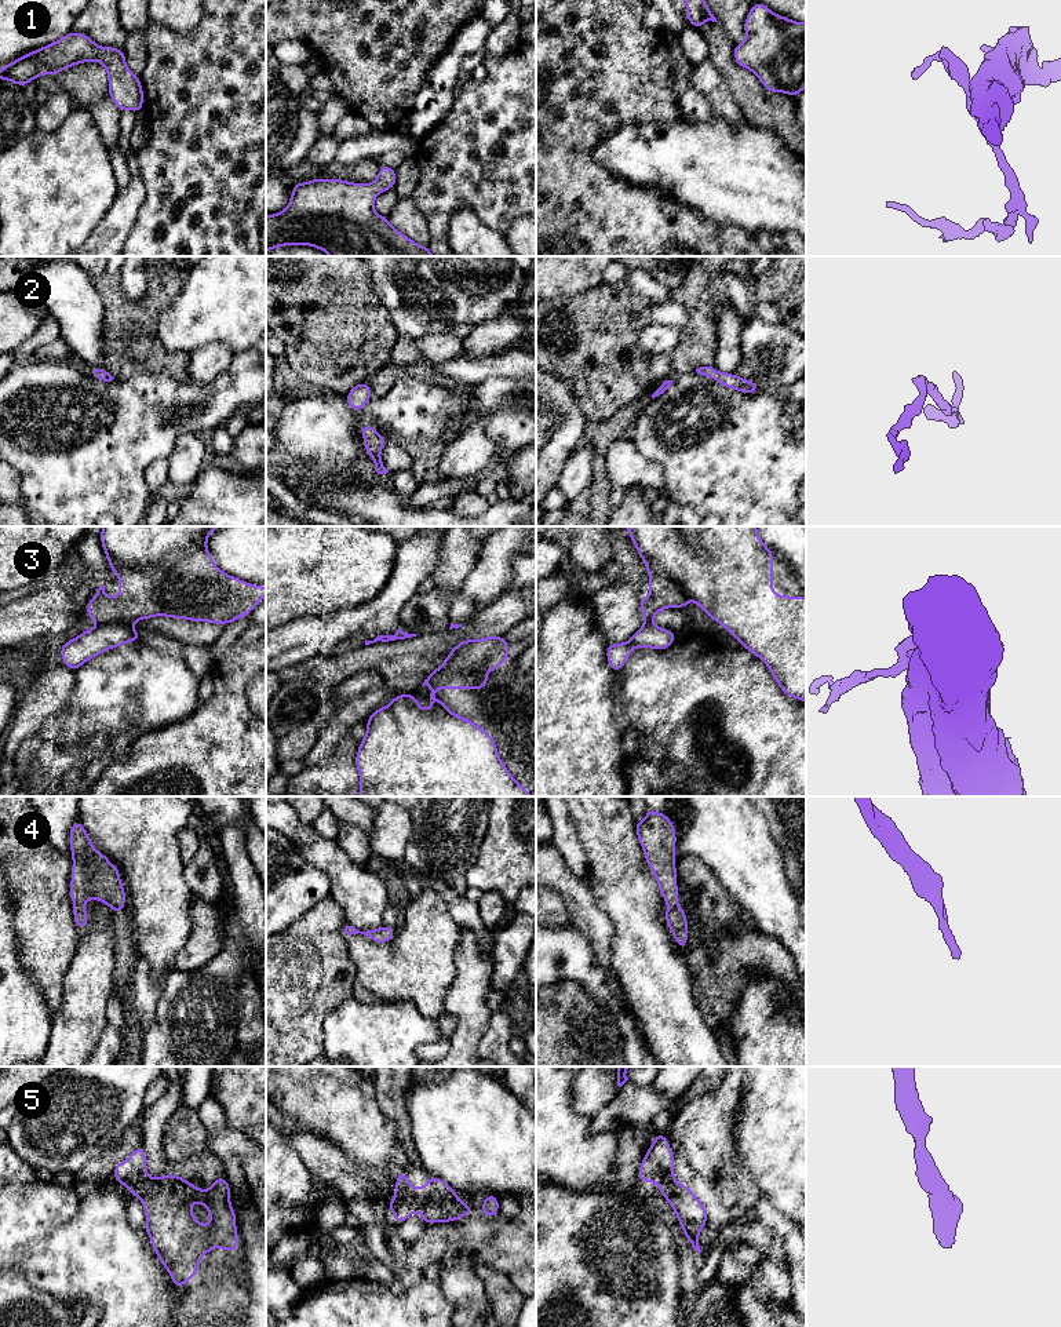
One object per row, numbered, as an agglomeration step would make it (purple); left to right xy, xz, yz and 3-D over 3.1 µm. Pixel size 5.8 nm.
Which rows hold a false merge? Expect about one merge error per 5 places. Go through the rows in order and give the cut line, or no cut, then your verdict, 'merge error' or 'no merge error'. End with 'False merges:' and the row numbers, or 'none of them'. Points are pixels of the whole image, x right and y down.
1: no cut | no merge error
2: no cut | no merge error
3: xy (105, 622), (123, 622), (128, 626) | merge error
4: no cut | no merge error
5: no cut | no merge error
False merges: 3

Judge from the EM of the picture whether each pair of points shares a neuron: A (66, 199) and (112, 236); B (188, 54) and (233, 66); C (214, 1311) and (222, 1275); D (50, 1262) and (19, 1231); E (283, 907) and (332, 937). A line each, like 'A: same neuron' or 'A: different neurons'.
A: different neurons
B: same neuron
C: same neuron
D: different neurons
E: different neurons

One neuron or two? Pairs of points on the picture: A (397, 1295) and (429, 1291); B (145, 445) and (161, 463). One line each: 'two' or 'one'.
A: one
B: two

